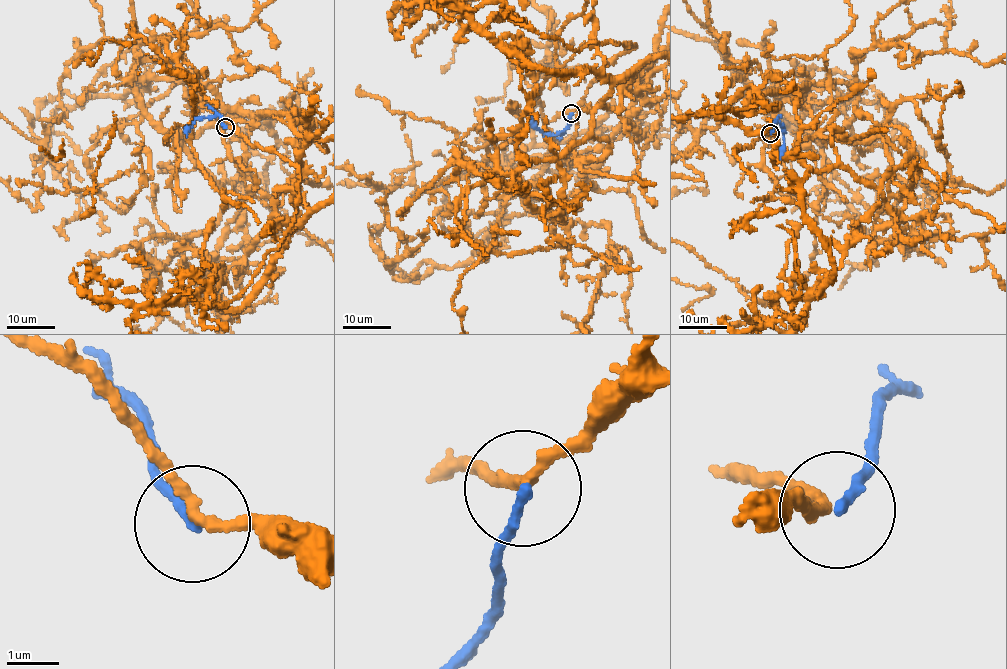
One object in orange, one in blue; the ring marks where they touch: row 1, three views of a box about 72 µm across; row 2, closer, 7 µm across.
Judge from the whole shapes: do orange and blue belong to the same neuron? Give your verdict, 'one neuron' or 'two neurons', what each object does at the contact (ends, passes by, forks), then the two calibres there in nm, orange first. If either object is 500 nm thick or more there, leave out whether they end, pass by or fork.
two neurons | orange passes by | blue ends | 200/190 nm

